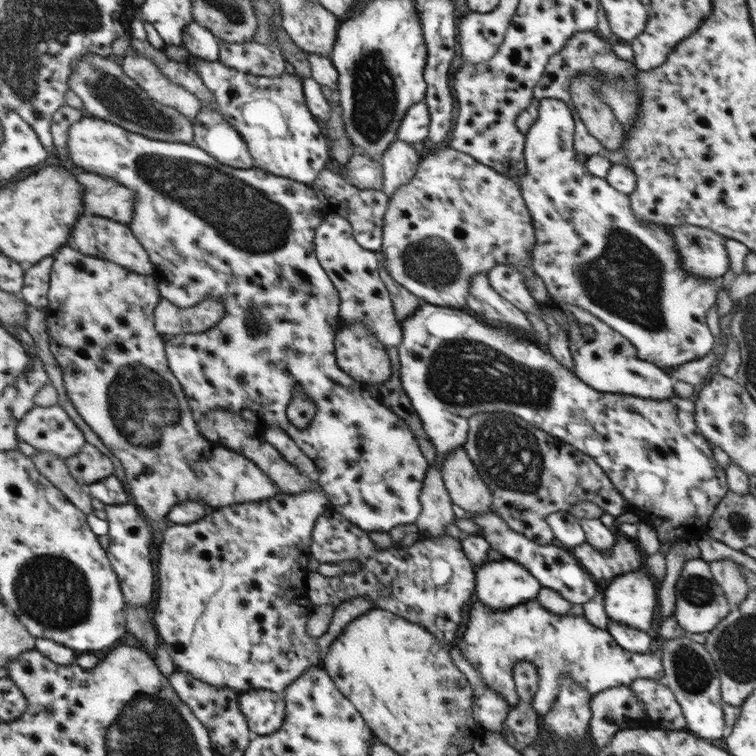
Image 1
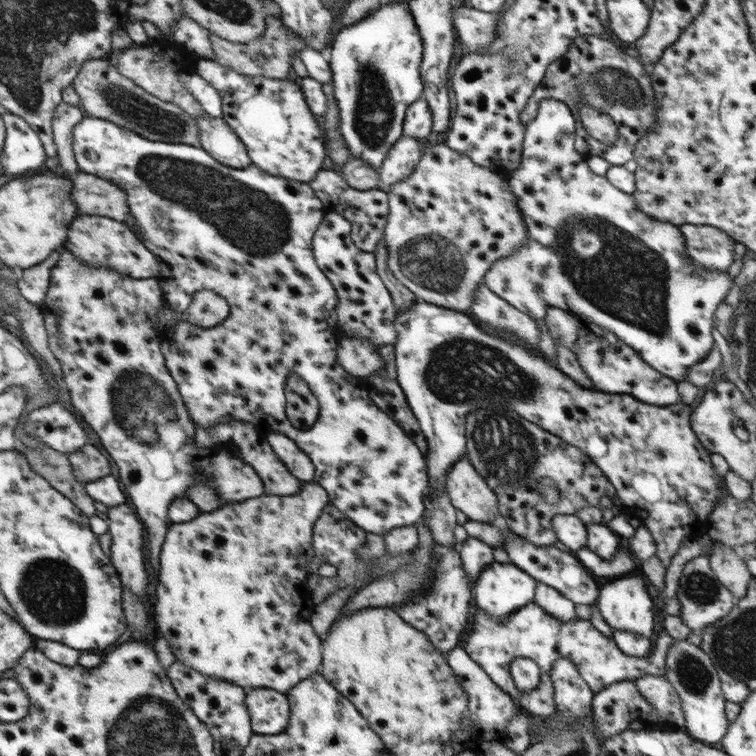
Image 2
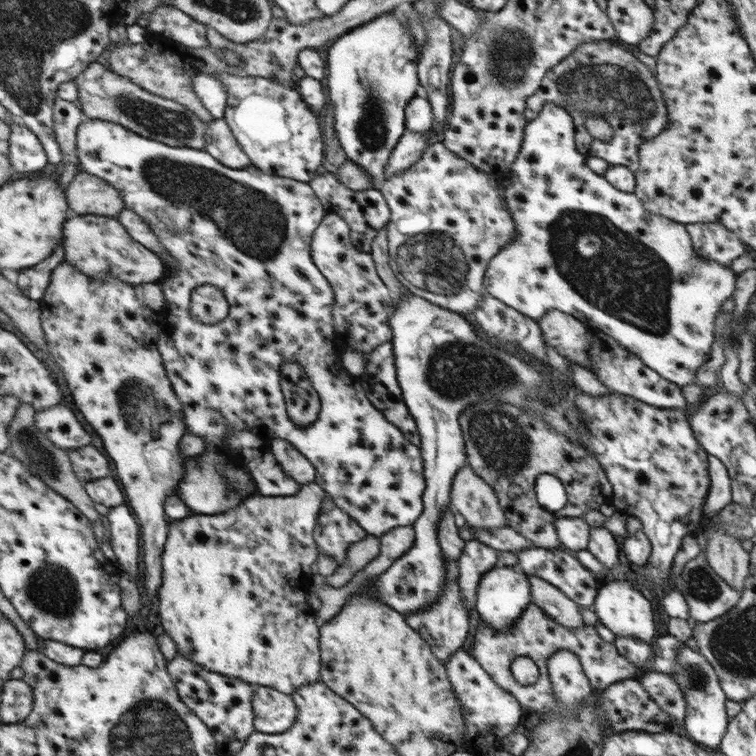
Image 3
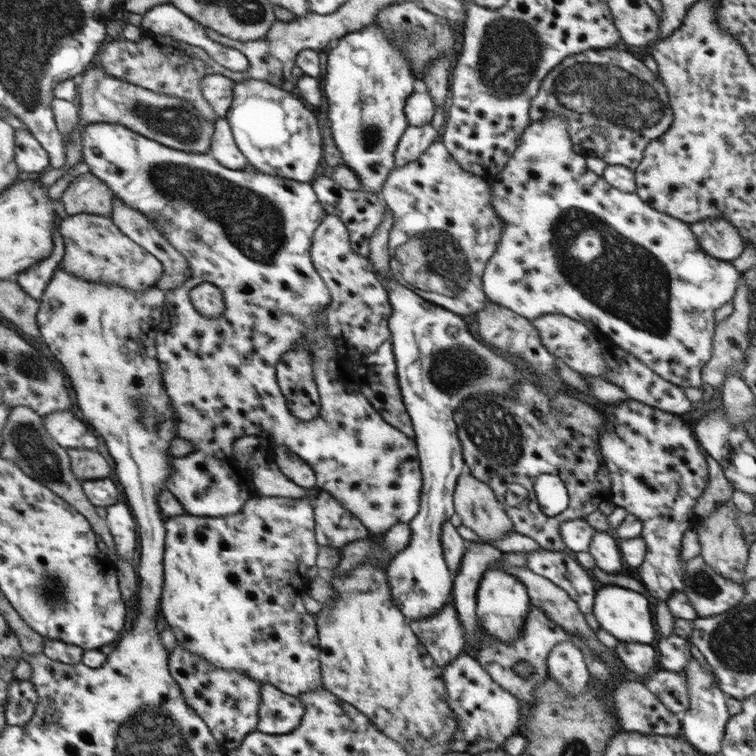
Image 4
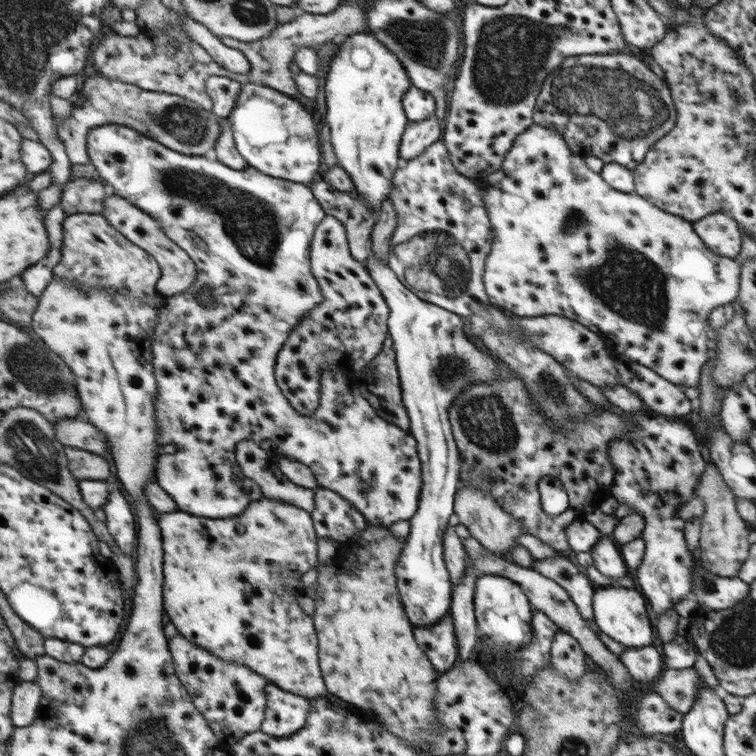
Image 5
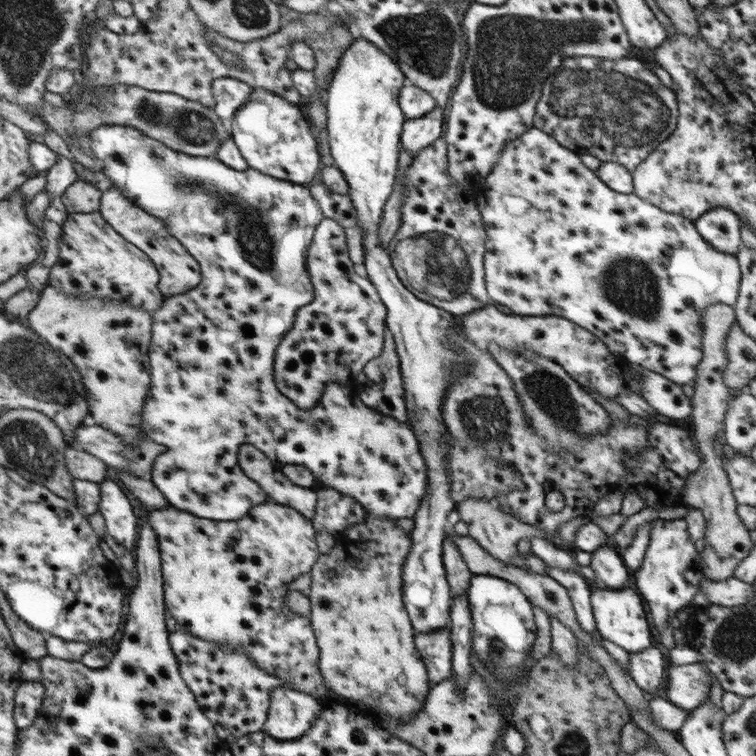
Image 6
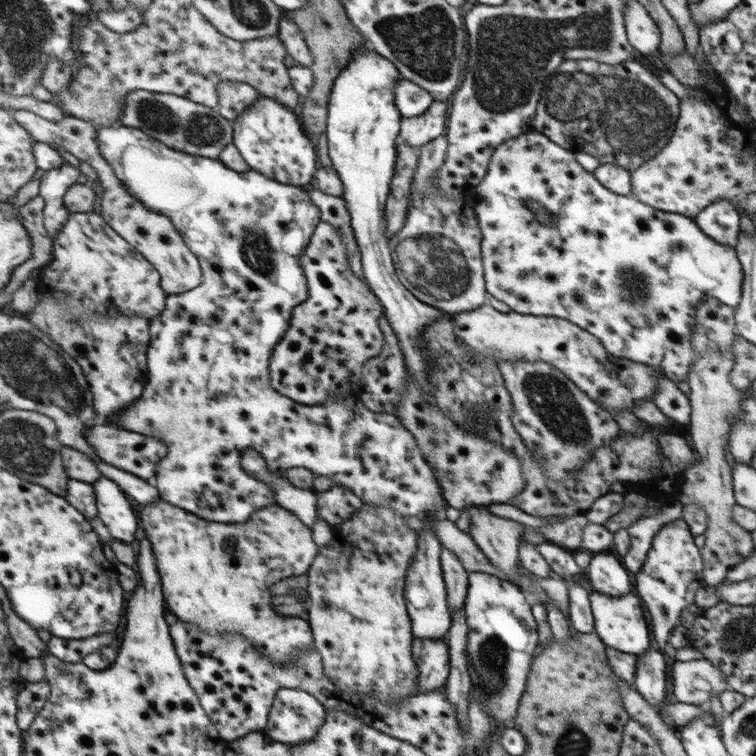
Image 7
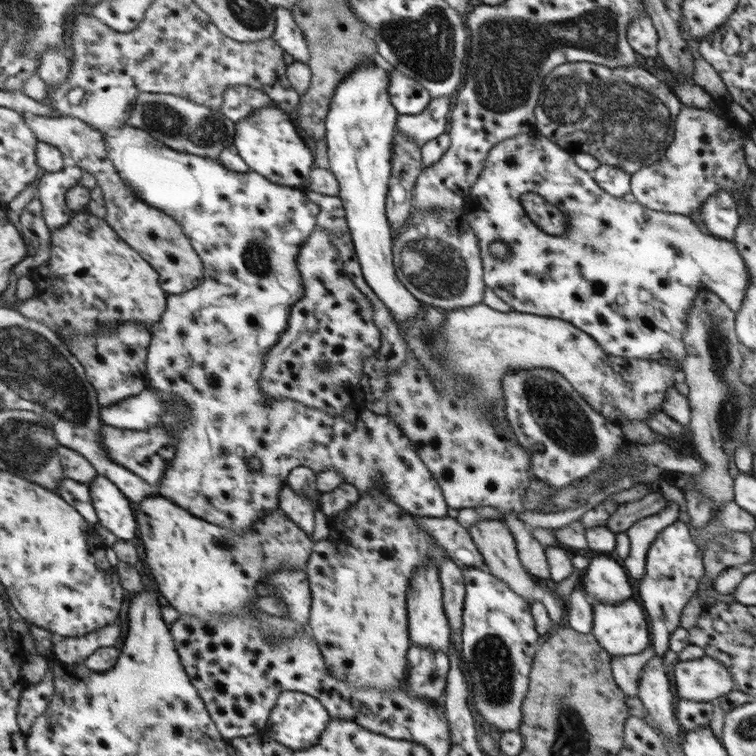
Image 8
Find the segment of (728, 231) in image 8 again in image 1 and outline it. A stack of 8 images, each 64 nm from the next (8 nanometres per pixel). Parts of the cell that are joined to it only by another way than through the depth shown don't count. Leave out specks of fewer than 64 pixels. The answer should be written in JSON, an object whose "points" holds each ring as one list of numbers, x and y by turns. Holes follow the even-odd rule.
{"points":[[691,224,672,227,670,234,674,237,682,269,688,275,712,281,721,278,730,269,726,236]]}

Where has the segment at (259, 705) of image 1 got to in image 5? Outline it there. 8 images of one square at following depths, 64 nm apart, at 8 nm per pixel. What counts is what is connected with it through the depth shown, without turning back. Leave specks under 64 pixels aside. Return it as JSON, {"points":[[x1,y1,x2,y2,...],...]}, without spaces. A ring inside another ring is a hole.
{"points":[[274,685,274,688,270,688,270,712,266,712,266,728,262,728,261,731,269,733,270,736,292,736,306,727,311,711,313,701,310,698]]}

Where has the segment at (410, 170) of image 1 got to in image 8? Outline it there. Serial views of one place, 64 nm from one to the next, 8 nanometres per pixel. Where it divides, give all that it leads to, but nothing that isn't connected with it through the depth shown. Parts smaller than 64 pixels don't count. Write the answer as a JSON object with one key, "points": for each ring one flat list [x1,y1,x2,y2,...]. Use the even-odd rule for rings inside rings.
{"points":[[440,96,432,98,424,111,415,115,402,115,398,119,400,133,414,140,420,147,426,142,444,135,450,120,451,98]]}

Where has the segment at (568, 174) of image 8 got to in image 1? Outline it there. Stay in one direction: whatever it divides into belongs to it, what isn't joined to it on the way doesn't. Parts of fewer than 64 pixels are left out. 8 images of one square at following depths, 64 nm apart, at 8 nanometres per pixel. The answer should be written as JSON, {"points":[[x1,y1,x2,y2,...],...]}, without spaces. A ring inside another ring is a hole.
{"points":[[542,99,538,118,525,134,526,171,514,178,525,197,537,234,528,264,544,282,550,294,548,303,542,304,530,295,526,275,512,264,498,264,494,272,488,271,490,286,522,312,539,317,542,314,540,306,543,305,568,302,578,306,614,328,637,349,641,360,657,365,662,371,702,359,714,346,714,336,706,326,706,312,716,304,718,292,723,289,721,278,708,281,688,275,678,259,670,226,638,219,633,212,631,195,618,191,605,178,594,176,576,159,575,136,576,117,569,105,561,100]]}

